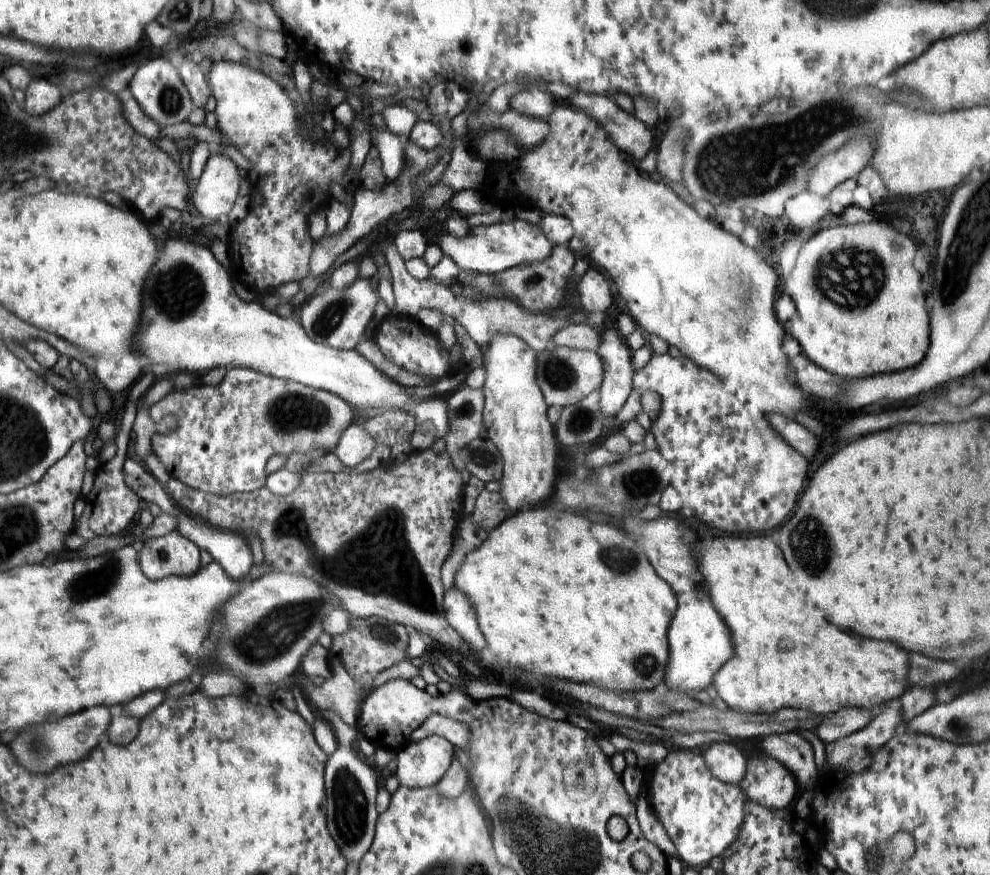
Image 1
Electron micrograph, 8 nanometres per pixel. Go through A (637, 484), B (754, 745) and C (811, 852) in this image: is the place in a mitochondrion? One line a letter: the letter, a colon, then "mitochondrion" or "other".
A: mitochondrion
B: other
C: other

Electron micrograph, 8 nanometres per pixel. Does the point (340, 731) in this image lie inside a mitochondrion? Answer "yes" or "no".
no

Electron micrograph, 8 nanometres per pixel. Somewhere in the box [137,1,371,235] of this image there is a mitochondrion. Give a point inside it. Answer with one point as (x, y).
(170, 99)

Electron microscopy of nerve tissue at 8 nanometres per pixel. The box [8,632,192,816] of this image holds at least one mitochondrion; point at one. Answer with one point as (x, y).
(38, 749)

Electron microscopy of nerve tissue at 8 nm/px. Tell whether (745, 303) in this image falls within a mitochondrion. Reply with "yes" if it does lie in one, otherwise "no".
yes

